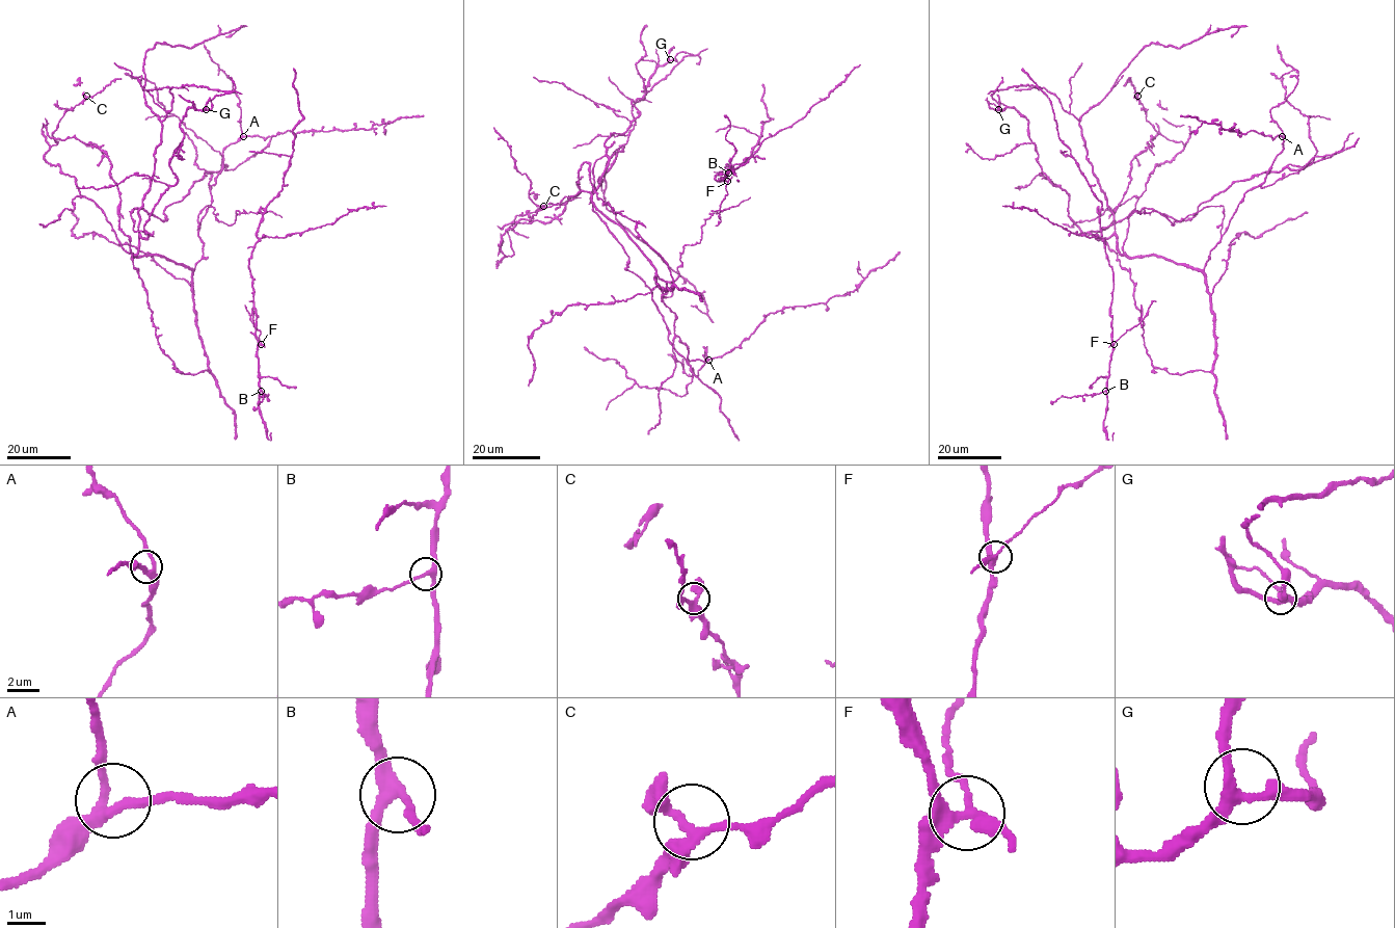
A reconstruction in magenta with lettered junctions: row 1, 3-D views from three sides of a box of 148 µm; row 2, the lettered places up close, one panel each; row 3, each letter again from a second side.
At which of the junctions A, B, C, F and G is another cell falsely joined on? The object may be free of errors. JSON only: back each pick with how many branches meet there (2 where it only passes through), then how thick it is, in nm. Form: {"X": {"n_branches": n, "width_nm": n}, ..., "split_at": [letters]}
{"F": {"n_branches": 4, "width_nm": 280}, "split_at": ["F"]}

